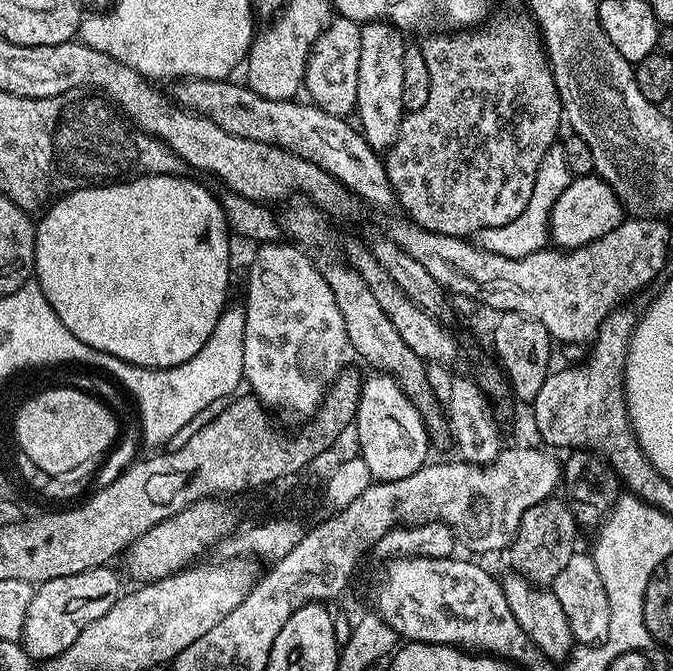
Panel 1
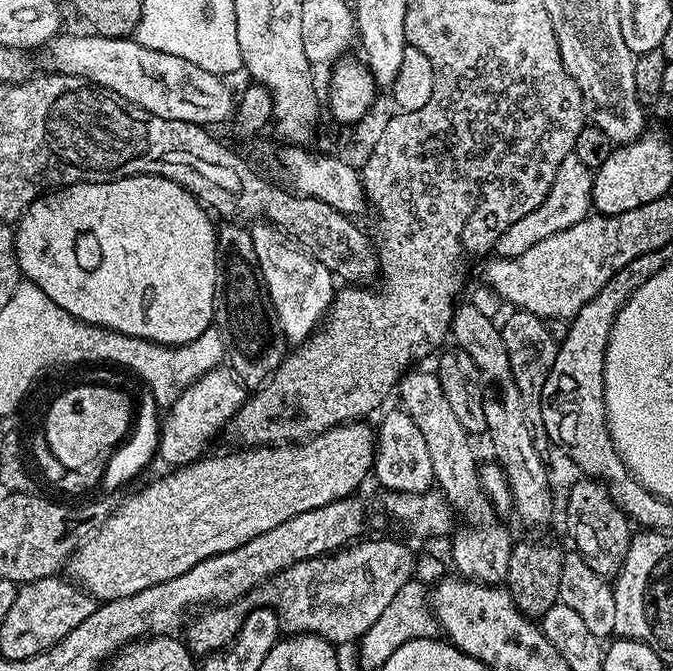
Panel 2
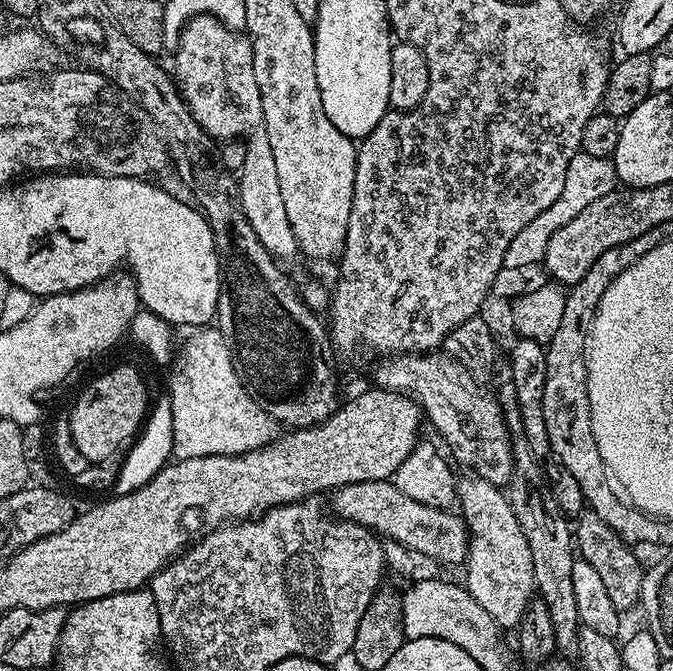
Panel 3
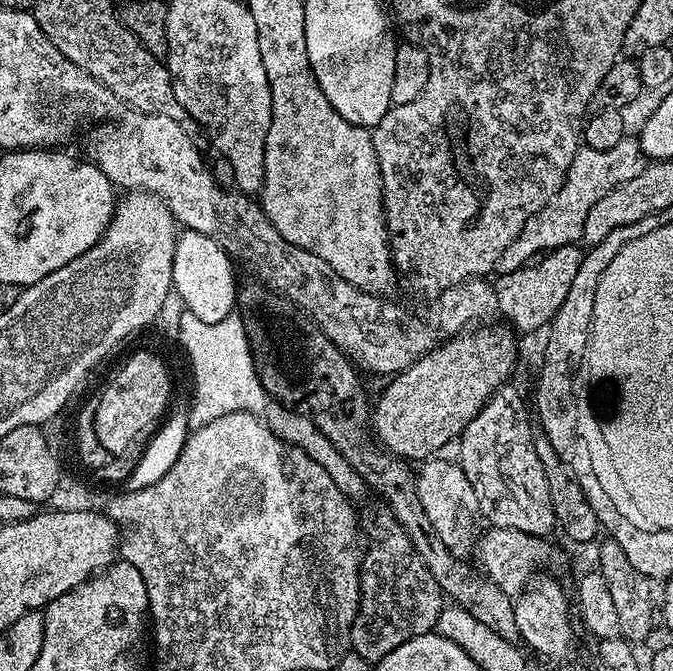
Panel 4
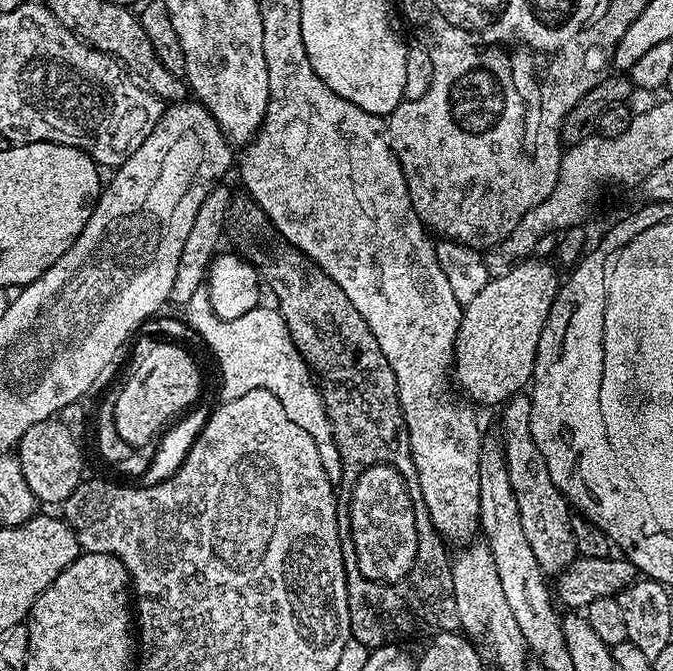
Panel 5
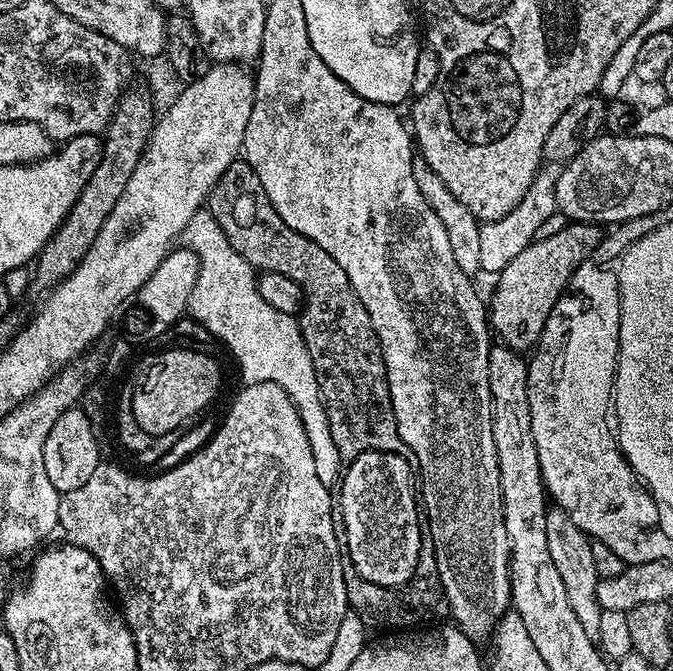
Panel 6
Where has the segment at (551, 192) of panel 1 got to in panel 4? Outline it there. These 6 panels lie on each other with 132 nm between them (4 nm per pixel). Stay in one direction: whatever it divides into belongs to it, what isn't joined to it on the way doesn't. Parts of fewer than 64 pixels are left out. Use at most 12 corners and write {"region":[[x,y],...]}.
{"region":[[640,141],[576,149],[560,189],[502,250],[516,271],[583,237],[598,198],[642,174]]}

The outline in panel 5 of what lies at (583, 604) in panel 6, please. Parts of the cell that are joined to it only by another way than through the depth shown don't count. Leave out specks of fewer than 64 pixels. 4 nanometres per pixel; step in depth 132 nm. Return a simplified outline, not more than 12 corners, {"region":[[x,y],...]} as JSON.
{"region":[[531,399],[500,432],[522,534],[546,574],[578,555],[569,501],[530,434]]}

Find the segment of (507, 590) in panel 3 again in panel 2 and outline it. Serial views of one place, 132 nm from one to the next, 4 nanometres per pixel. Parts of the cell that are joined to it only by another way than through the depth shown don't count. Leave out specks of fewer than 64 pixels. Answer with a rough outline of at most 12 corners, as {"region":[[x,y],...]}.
{"region":[[435,371],[400,378],[435,487],[468,523],[453,569],[481,584],[508,579],[514,537],[480,485],[473,437]]}

